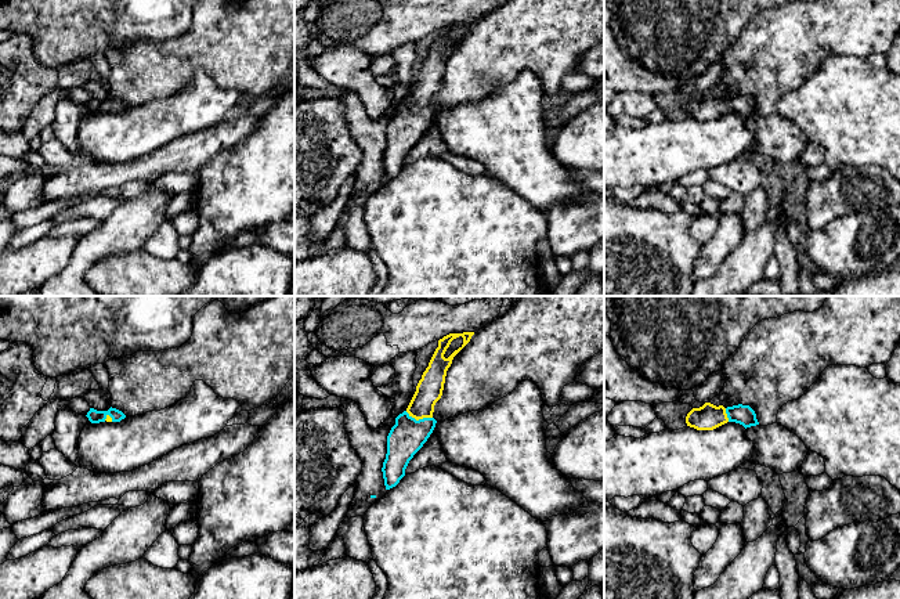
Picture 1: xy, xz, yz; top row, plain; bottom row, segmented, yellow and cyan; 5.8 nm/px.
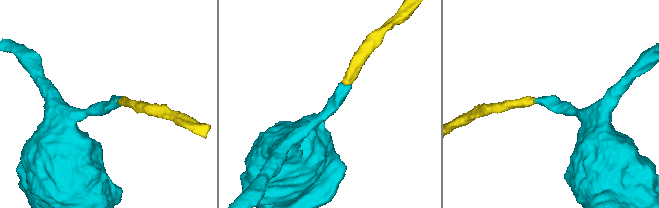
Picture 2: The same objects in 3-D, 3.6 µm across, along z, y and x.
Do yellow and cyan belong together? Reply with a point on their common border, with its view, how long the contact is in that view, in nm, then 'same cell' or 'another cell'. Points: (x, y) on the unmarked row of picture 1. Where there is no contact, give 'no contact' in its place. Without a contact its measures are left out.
contact xz (419, 108); length 170 nm; same cell

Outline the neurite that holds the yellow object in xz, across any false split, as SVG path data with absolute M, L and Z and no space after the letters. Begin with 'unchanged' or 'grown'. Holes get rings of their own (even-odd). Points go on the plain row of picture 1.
grown; M474 22L449 24L438 30L438 37L423 62L408 98L395 108L395 115L387 126L387 144L382 158L386 180L400 173L409 151L433 123L437 113L433 108L434 95L442 86L447 61L453 47L470 32L473 25ZM459 26L463 28L463 35L445 48L444 44L451 32Z

